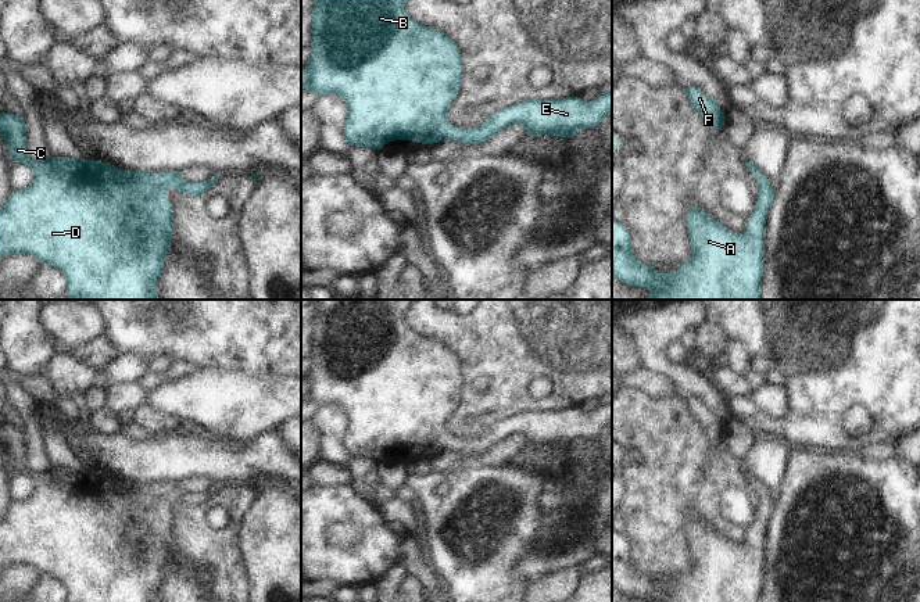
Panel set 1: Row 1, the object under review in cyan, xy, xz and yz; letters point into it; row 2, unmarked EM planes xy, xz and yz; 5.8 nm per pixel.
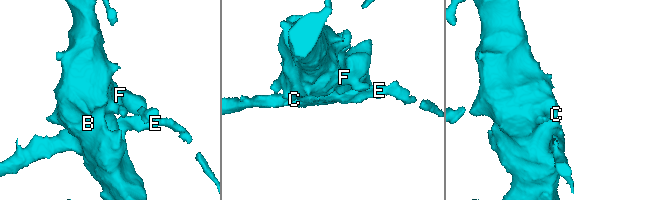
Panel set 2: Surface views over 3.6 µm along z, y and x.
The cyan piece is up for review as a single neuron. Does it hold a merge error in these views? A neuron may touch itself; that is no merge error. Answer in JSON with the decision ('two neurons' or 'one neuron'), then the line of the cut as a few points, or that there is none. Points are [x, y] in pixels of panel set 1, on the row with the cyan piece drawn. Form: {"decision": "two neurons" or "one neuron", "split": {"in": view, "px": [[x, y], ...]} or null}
{"decision": "one neuron", "split": null}

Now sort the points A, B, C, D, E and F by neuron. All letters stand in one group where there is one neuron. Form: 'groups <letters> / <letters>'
groups A B C D E F

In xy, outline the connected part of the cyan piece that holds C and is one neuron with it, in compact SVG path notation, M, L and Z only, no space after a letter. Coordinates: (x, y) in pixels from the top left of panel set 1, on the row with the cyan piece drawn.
M4 110L0 112L0 136L8 144L10 160L28 165L35 175L29 187L14 190L0 208L0 257L29 254L39 262L57 268L67 279L64 295L69 300L160 300L157 283L164 272L164 258L171 251L173 229L172 203L162 191L173 187L187 196L204 196L219 176L190 183L172 169L161 173L128 171L115 168L108 161L74 160L67 155L29 160L25 154L25 117Z

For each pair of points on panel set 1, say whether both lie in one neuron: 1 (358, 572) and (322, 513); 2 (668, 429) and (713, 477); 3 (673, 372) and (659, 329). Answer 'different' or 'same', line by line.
1: same
2: same
3: same

